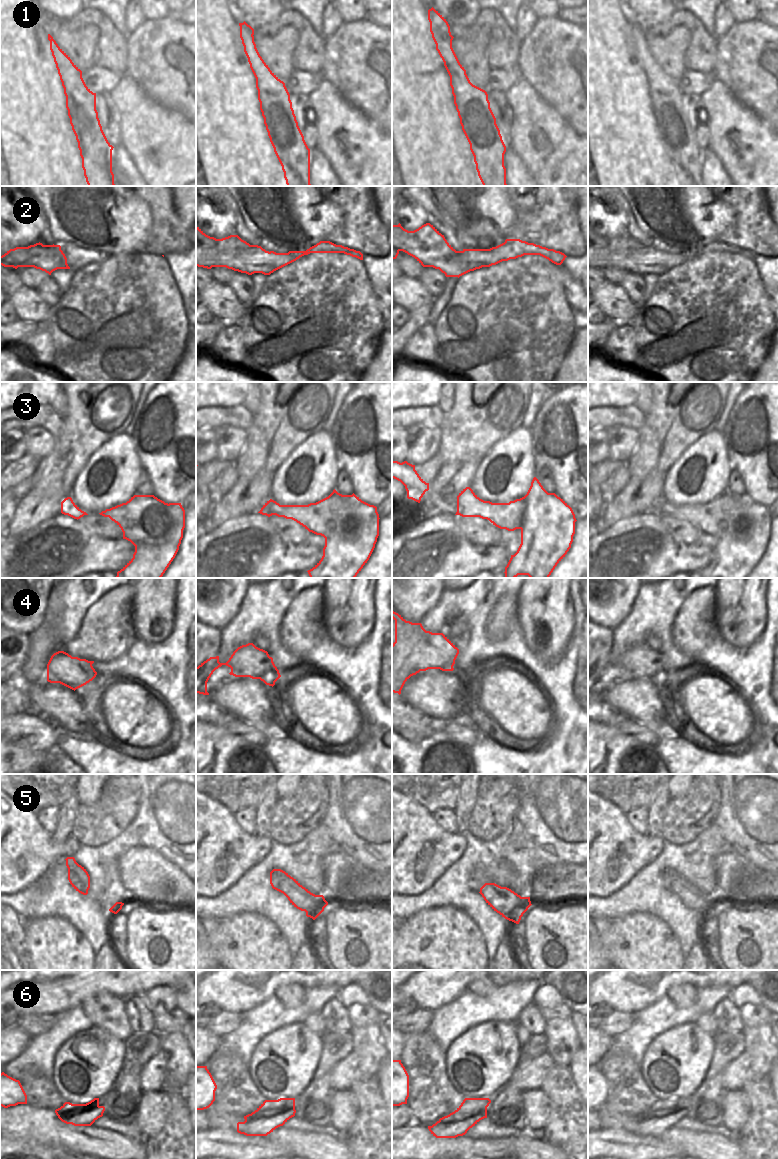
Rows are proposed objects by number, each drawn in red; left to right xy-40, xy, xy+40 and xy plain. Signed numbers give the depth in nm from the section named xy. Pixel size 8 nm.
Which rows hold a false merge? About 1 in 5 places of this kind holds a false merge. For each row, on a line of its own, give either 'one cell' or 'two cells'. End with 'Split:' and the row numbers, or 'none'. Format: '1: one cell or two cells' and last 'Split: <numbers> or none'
1: two cells
2: two cells
3: two cells
4: one cell
5: one cell
6: two cells
Split: 1, 2, 3, 6

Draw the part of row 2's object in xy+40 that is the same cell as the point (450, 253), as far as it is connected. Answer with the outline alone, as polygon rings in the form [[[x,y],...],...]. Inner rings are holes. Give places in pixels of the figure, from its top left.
[[[443,238],[442,241],[438,240],[438,243],[441,245],[443,248],[445,254],[442,257],[443,259],[446,259],[448,261],[454,259],[456,256],[461,260],[464,257],[469,257],[470,255],[466,253],[465,251],[456,251],[445,239]]]

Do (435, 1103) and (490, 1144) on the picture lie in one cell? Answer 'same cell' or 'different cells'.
different cells

